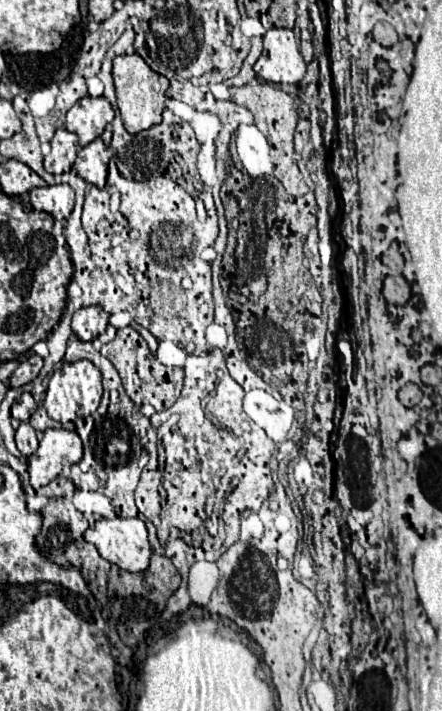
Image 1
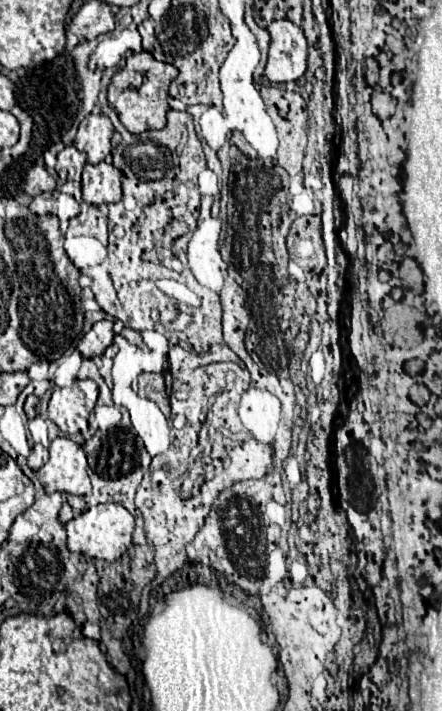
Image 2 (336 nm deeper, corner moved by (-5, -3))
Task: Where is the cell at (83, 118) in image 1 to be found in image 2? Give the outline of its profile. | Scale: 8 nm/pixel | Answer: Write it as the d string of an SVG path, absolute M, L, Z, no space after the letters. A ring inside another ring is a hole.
M89 114L77 130L75 148L87 154L87 162L95 164L111 154L111 136L115 128L105 114Z

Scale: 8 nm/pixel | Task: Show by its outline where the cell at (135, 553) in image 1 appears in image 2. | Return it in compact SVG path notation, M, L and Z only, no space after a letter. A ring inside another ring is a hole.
M99 504L99 506L93 506L91 510L83 512L81 516L69 520L65 524L65 528L67 528L67 546L71 552L83 552L83 554L89 554L91 558L115 562L133 544L131 536L133 536L133 528L135 528L135 518L129 510L125 510L119 504Z

